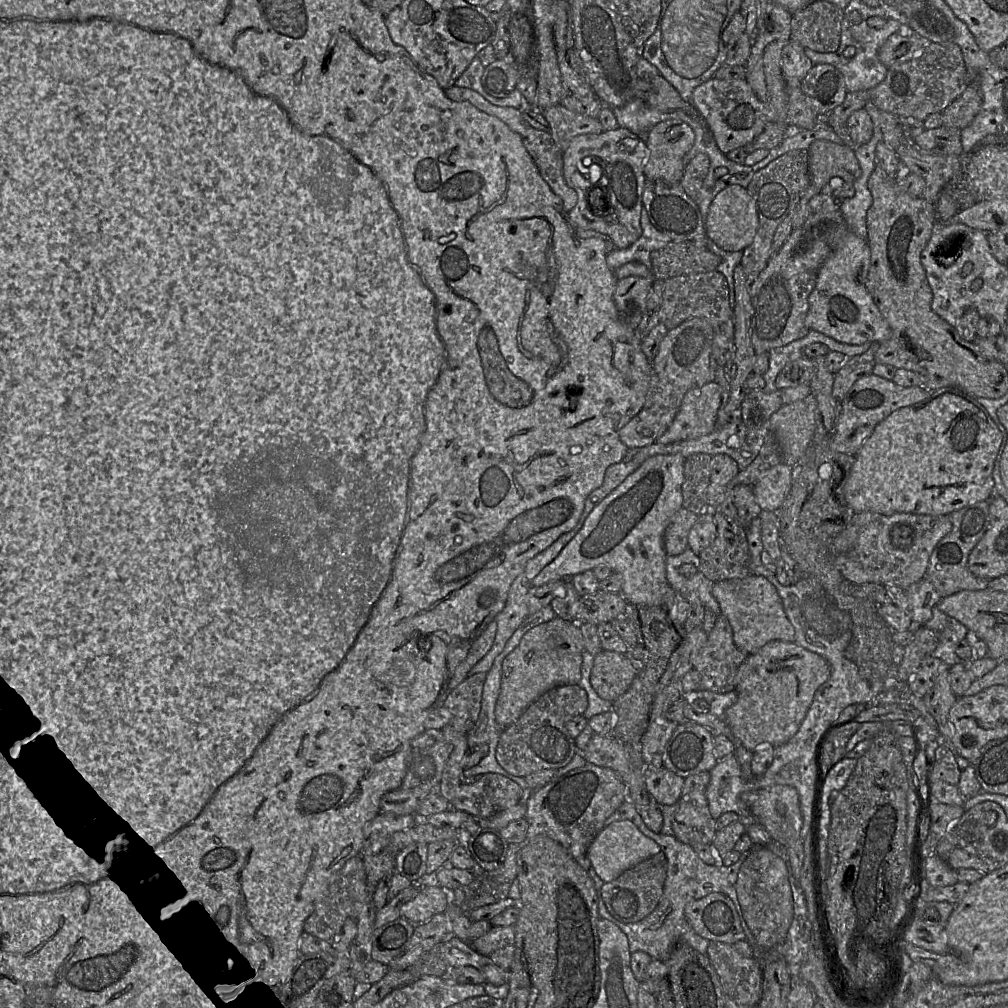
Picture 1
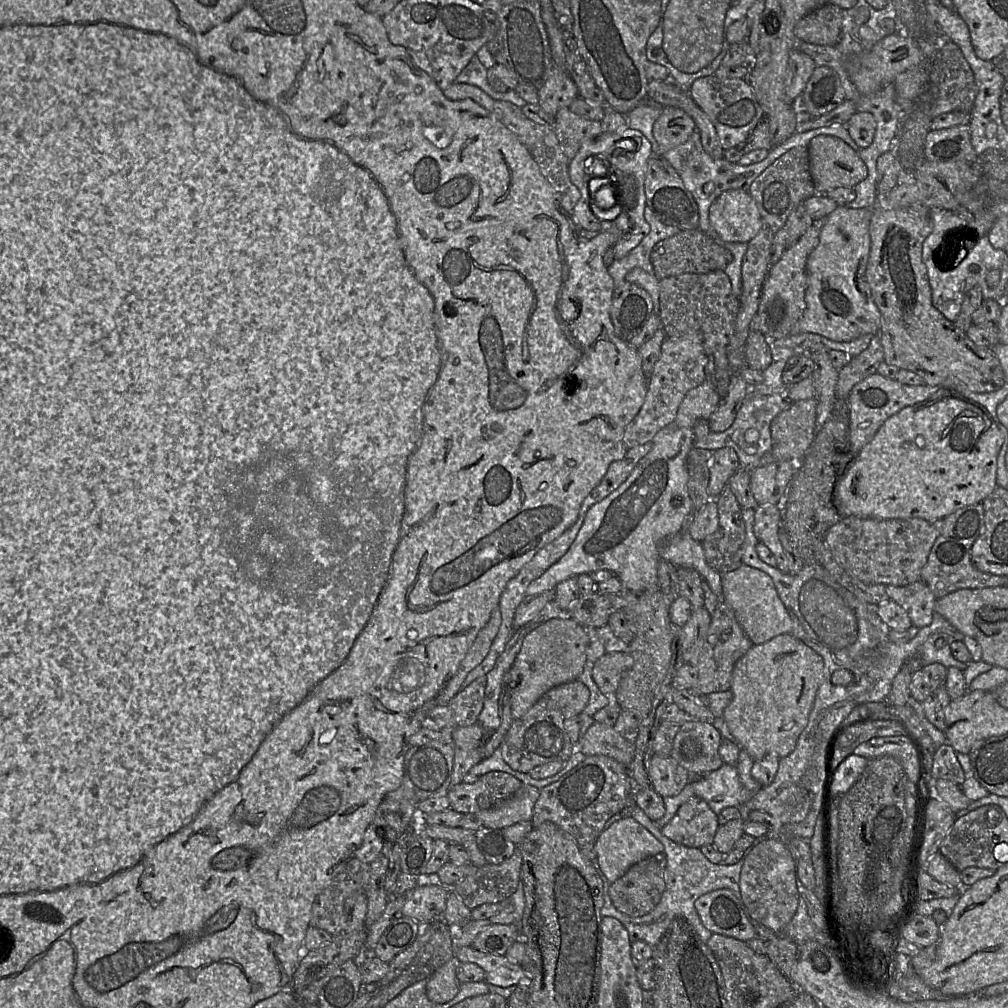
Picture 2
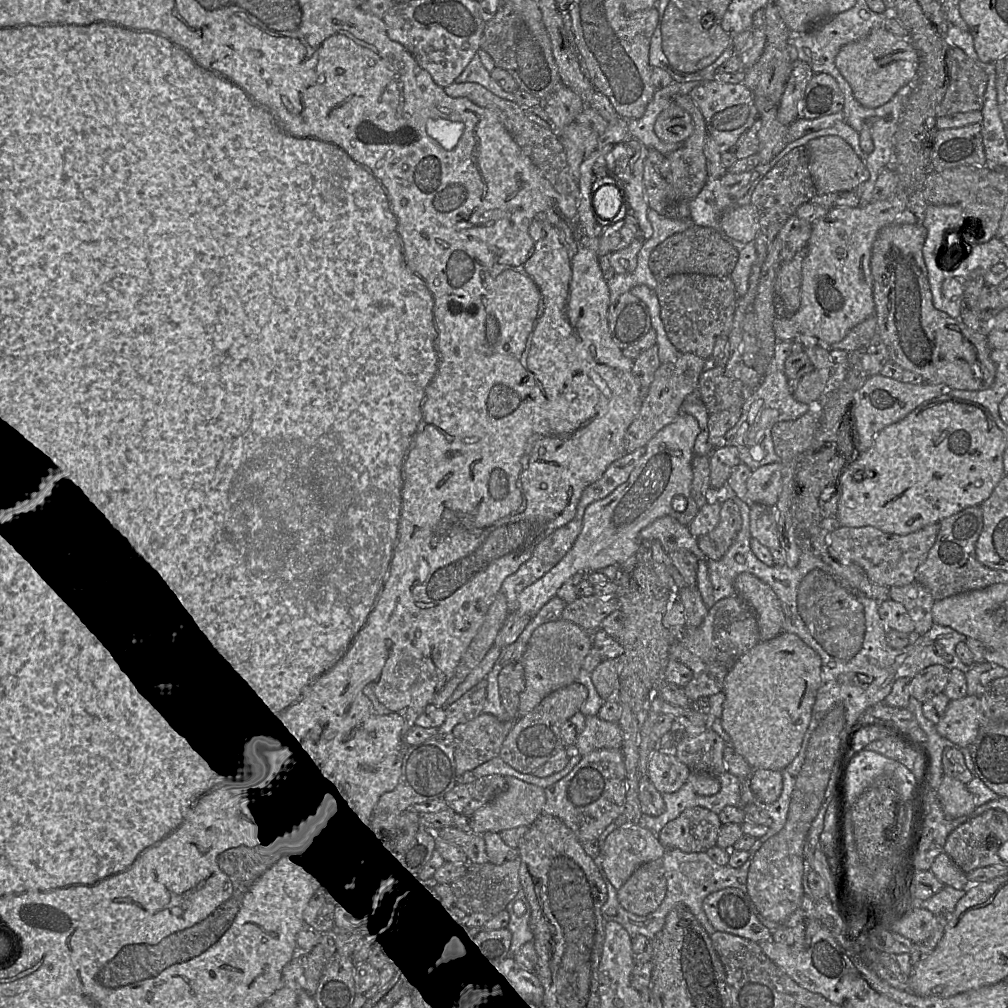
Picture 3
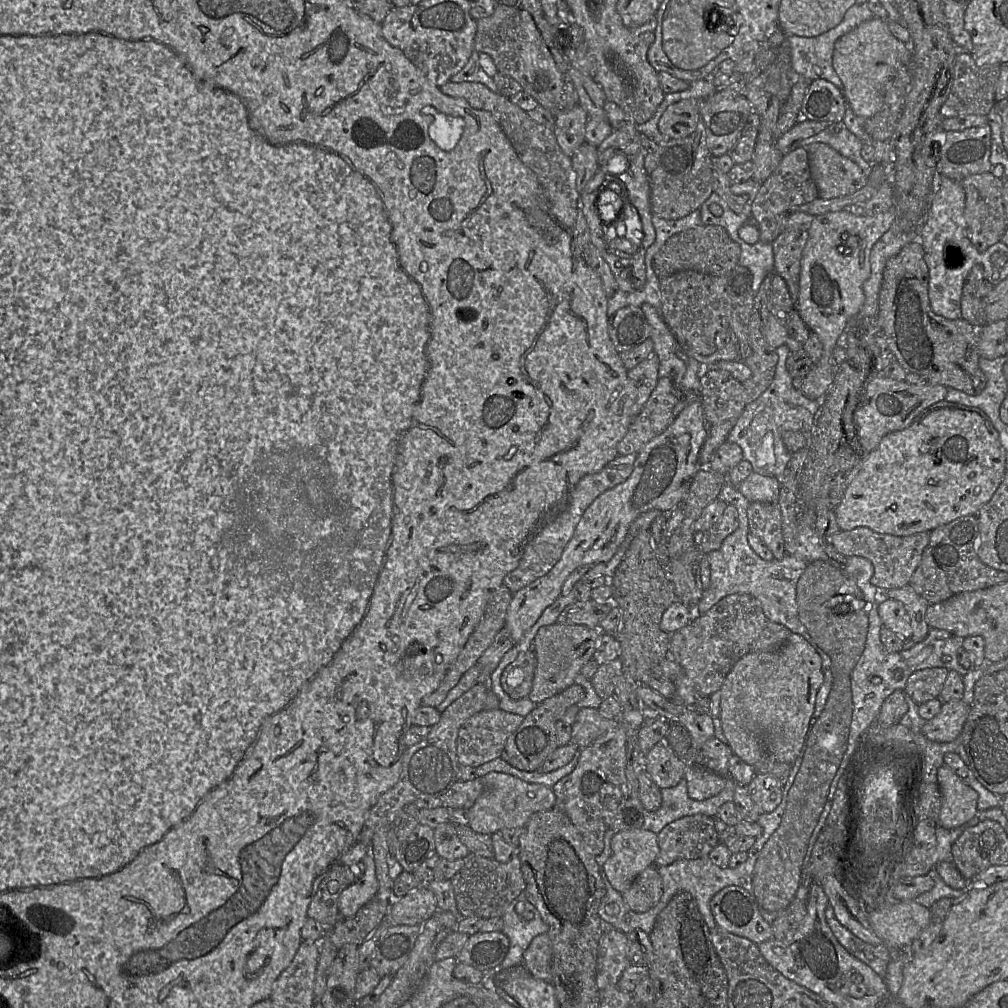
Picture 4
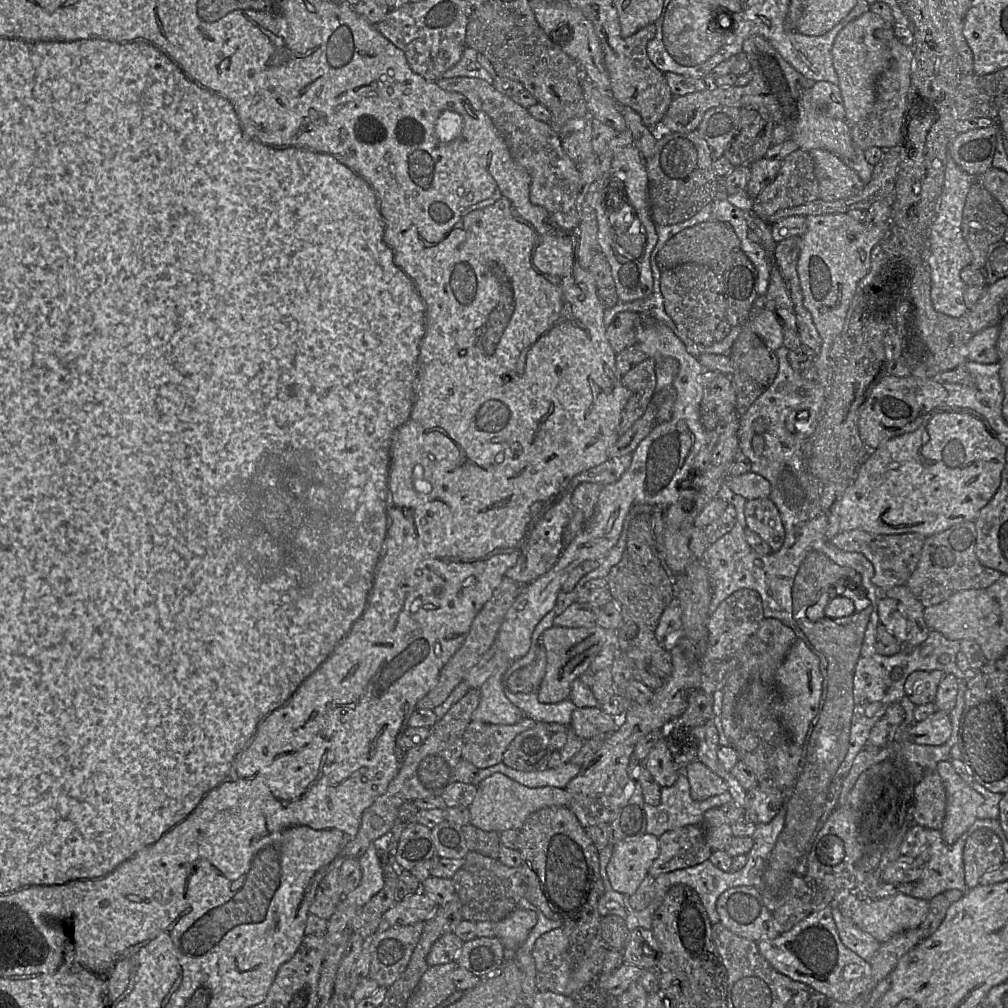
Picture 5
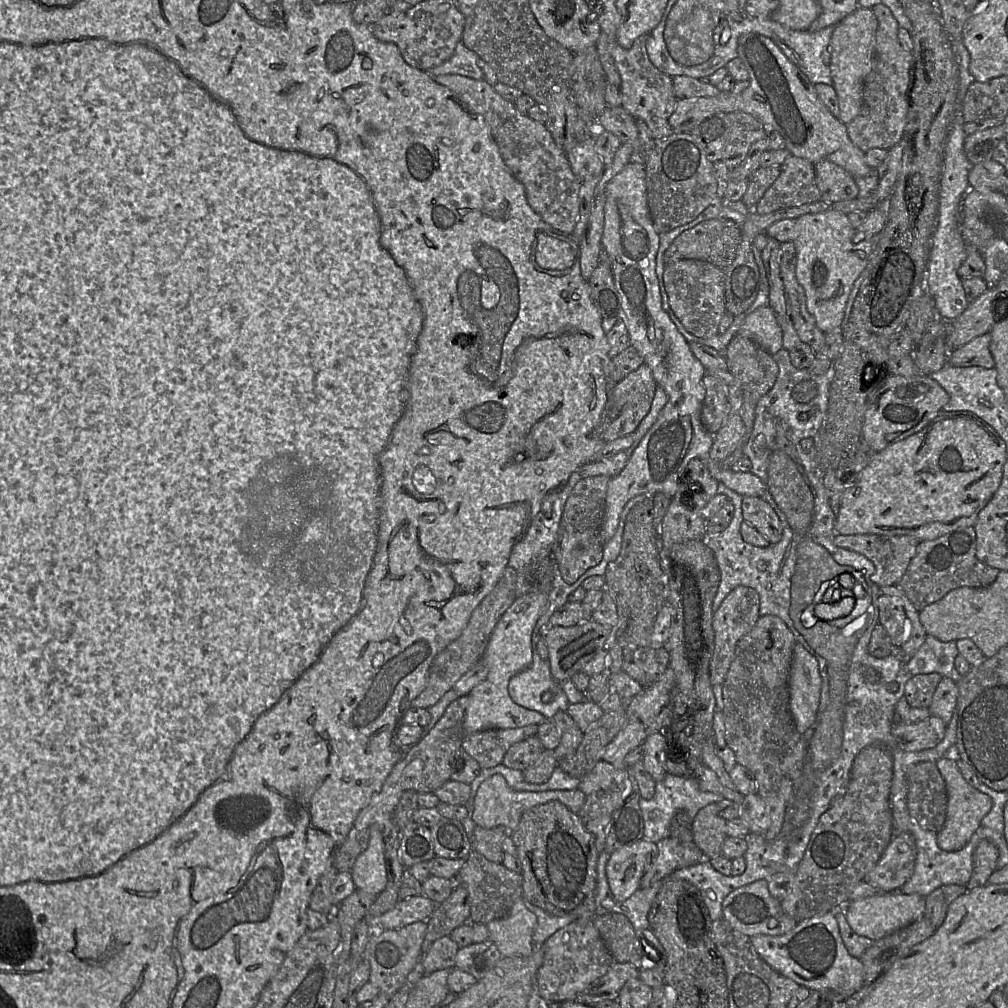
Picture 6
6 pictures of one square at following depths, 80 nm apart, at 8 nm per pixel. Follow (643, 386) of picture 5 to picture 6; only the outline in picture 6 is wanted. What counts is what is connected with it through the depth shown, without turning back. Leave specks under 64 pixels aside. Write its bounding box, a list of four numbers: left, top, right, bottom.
[603,363,657,442]

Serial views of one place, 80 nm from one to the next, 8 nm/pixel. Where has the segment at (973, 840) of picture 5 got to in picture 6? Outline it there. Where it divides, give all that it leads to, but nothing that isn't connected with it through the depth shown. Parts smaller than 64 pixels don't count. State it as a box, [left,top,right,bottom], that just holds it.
[966,840,998,890]

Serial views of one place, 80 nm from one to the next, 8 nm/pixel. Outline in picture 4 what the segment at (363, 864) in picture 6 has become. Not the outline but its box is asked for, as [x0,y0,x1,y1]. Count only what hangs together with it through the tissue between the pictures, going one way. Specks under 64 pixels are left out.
[339,847,379,919]

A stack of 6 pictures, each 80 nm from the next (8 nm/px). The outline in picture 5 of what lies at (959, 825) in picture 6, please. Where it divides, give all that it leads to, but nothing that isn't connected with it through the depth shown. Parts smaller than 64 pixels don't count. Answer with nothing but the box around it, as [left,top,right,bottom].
[936,761,984,845]

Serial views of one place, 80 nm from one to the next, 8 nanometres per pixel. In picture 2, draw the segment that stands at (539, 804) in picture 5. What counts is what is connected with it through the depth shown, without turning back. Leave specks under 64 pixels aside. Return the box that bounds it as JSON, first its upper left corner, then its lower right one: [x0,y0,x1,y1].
[477,784,540,830]

